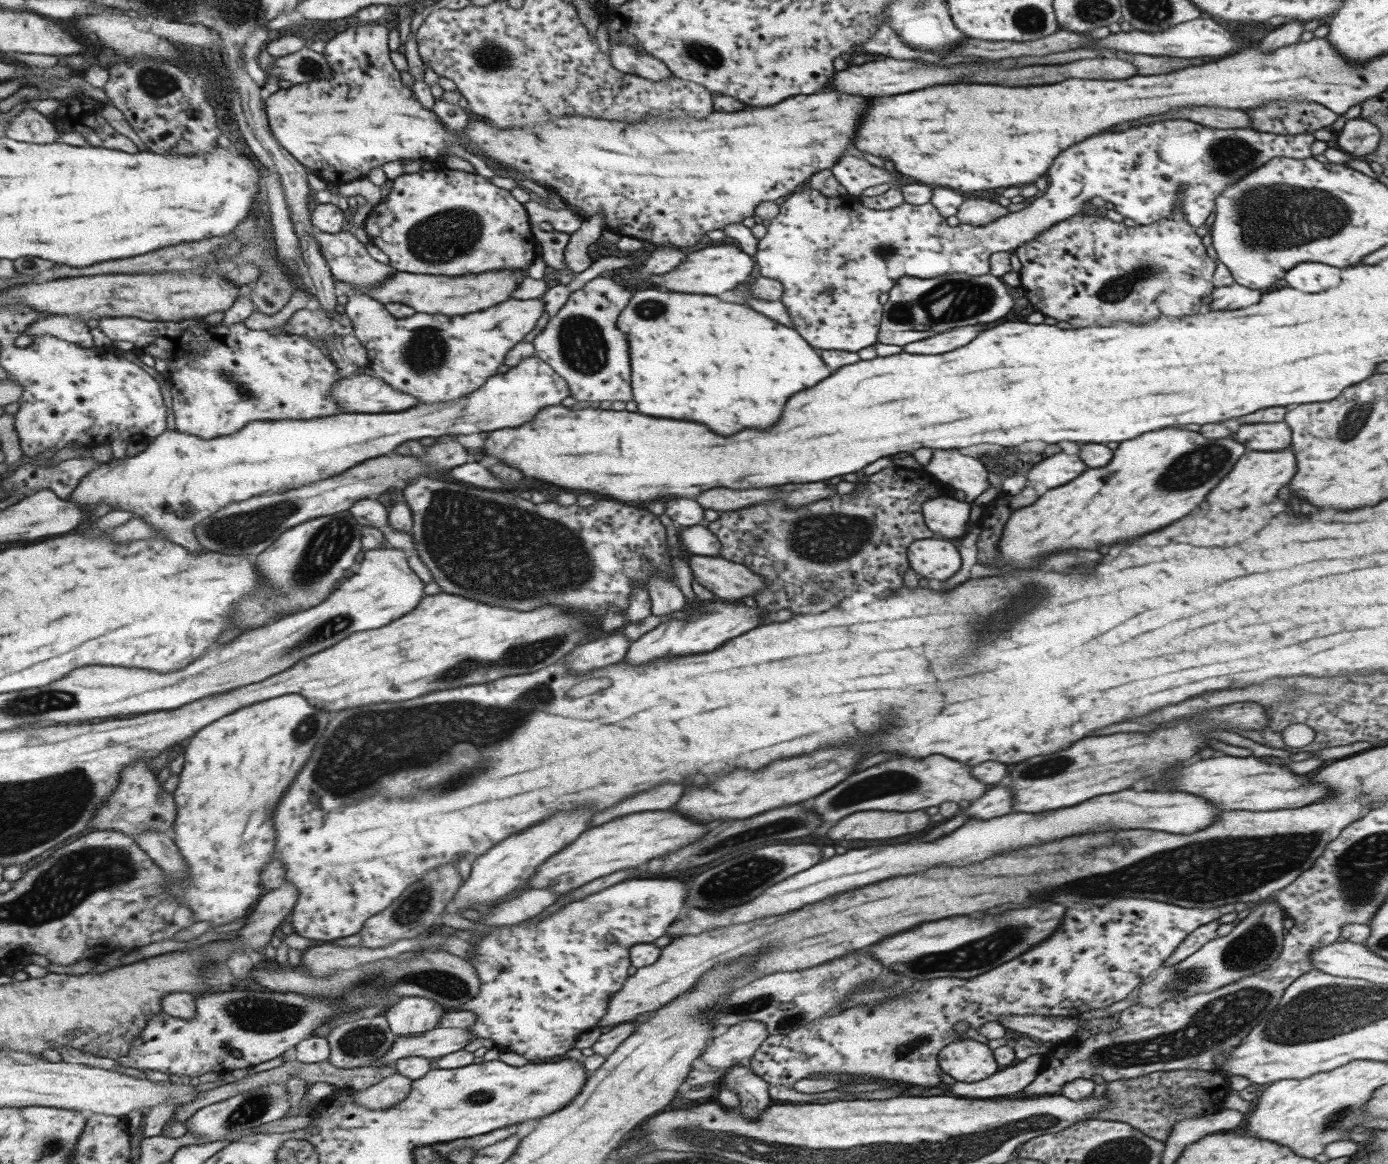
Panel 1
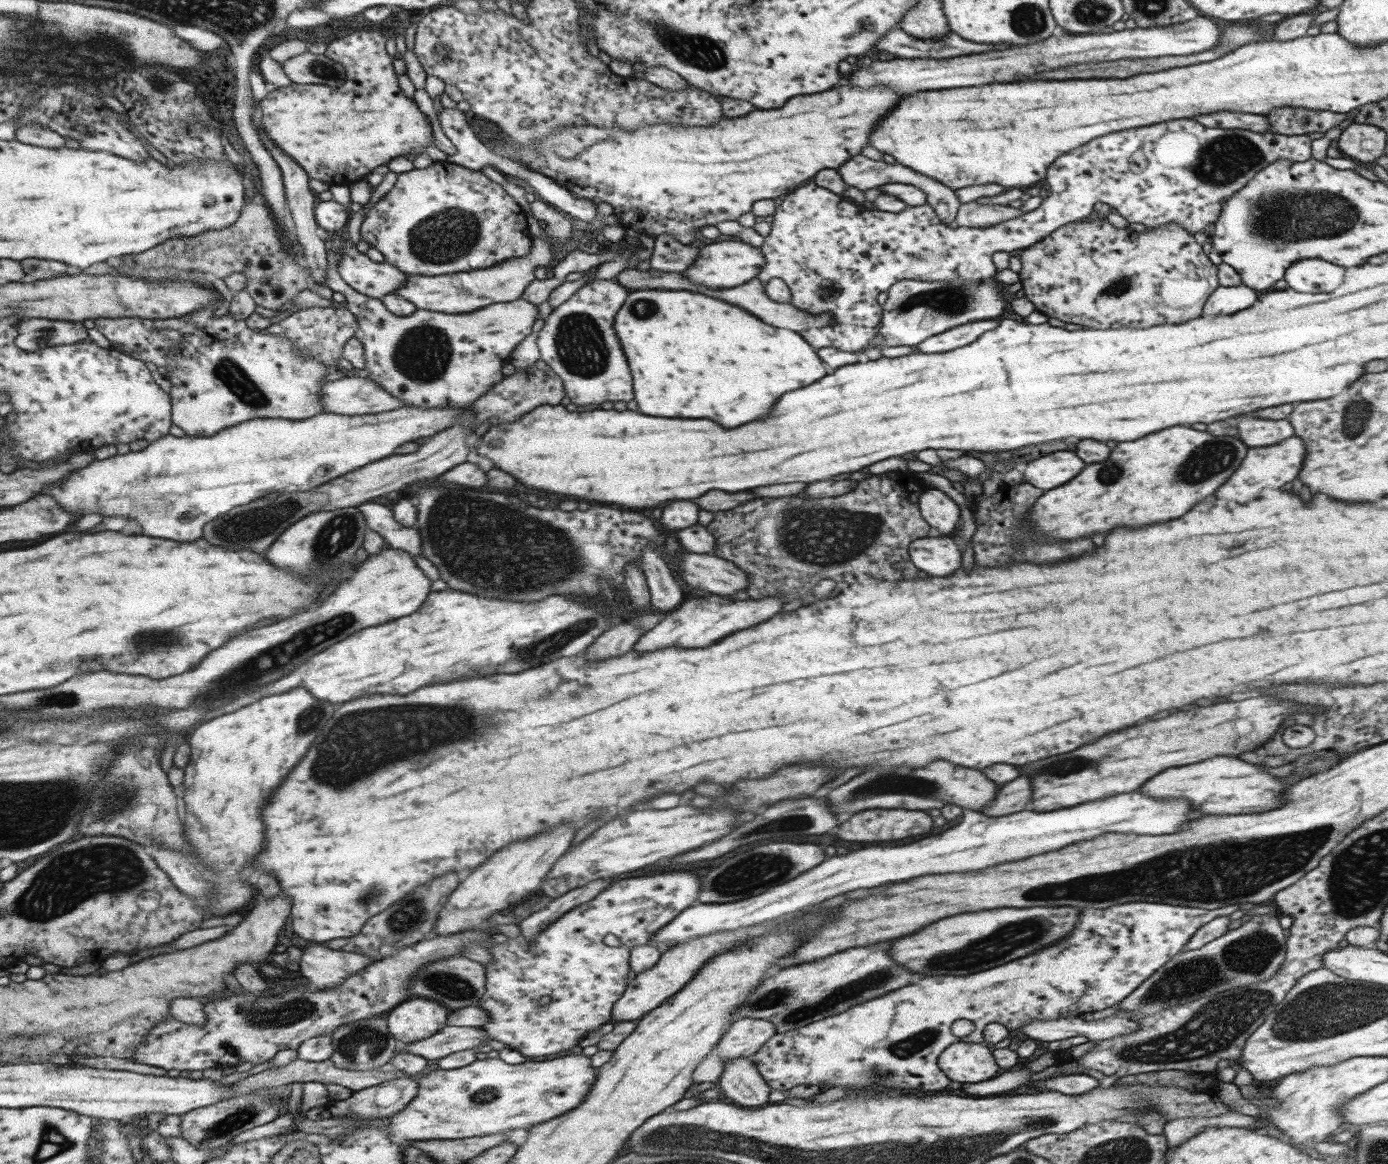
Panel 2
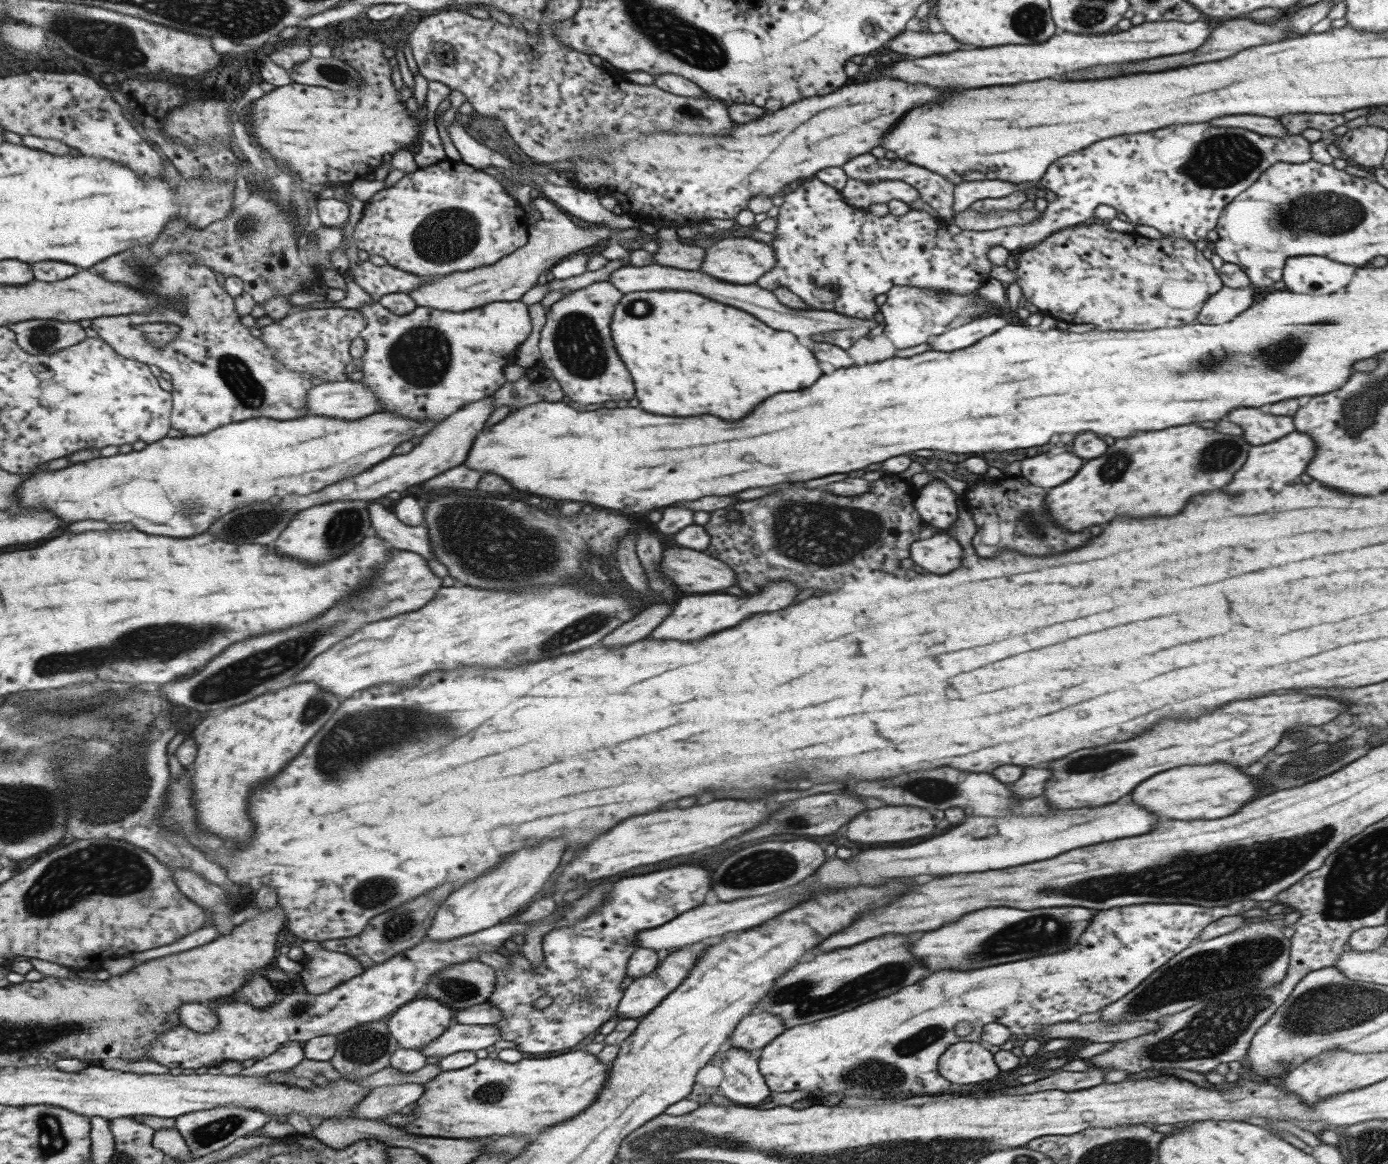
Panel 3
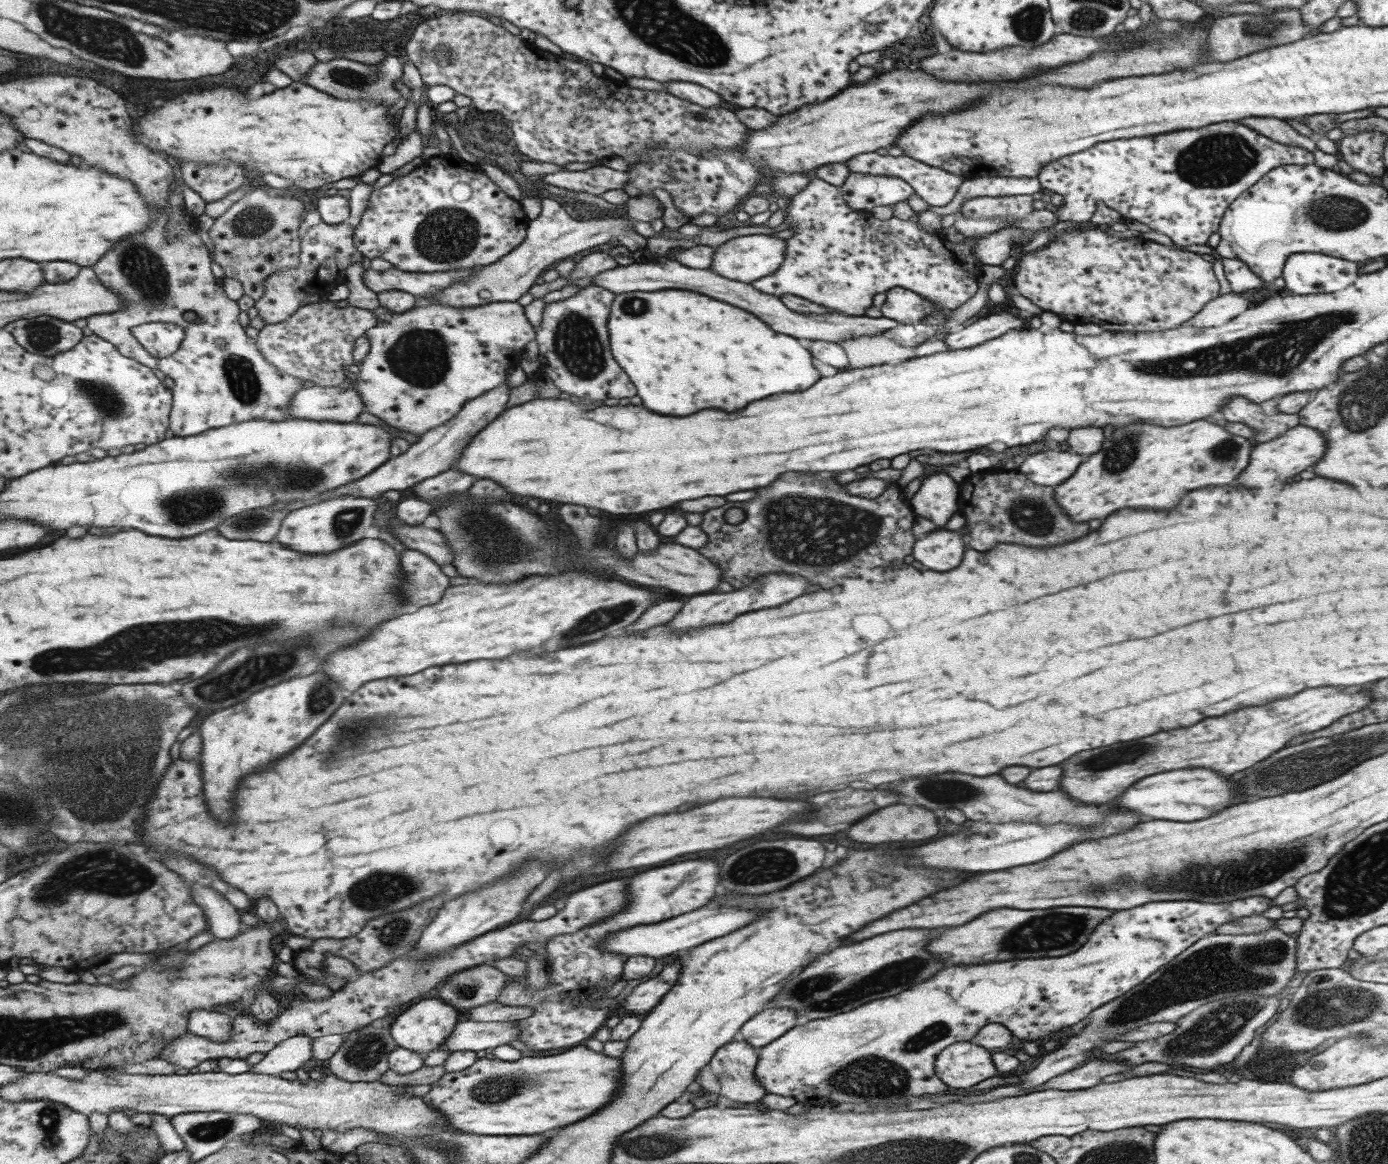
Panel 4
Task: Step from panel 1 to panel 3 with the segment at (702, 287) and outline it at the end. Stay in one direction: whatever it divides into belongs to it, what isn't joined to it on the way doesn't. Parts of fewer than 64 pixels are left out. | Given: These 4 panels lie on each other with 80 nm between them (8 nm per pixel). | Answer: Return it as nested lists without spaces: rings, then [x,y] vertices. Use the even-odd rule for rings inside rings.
[[[749,237],[720,239],[711,246],[705,247],[704,251],[705,260],[701,264],[701,272],[723,282],[751,284],[776,264],[772,246]]]

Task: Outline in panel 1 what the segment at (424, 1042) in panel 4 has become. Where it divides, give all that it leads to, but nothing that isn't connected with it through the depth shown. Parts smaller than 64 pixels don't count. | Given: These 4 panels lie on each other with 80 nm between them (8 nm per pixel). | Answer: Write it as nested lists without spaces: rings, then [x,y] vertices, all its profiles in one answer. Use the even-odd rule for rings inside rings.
[[[400,997],[388,1008],[386,1017],[398,1036],[423,1034],[439,1026],[443,1008],[430,998]]]

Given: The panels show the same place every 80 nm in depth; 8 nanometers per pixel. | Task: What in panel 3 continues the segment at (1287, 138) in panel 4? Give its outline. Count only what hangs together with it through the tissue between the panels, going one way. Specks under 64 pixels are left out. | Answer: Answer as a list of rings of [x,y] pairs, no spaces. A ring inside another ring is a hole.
[[[1237,114],[1214,118],[1206,124],[1222,127],[1244,128],[1245,130],[1250,130],[1261,136],[1276,136],[1277,138],[1281,138],[1282,136],[1288,135],[1285,127],[1276,118],[1264,116]]]

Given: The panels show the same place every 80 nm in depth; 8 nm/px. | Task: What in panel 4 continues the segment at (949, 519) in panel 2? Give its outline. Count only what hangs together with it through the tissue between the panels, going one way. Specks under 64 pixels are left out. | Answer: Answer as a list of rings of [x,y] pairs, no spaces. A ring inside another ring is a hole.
[[[947,474],[924,476],[909,505],[916,517],[928,518],[936,528],[943,528],[950,516],[958,512],[957,484]]]

